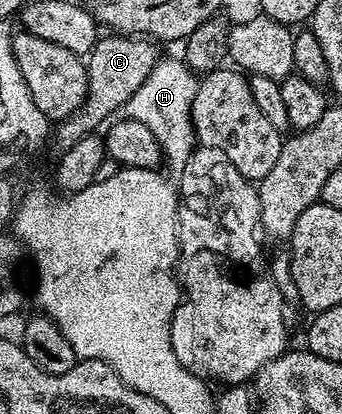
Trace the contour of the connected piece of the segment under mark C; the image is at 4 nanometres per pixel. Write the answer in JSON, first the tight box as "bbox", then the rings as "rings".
{"bbox":[54,36,158,152],"rings":[[[107,36],[97,41],[92,53],[87,55],[88,67],[88,95],[80,108],[72,113],[71,118],[63,119],[60,126],[55,127],[54,142],[56,138],[57,151],[63,152],[78,144],[84,134],[99,131],[113,117],[115,110],[123,111],[134,92],[146,83],[151,70],[158,61],[158,49],[155,41],[143,36]]]}

